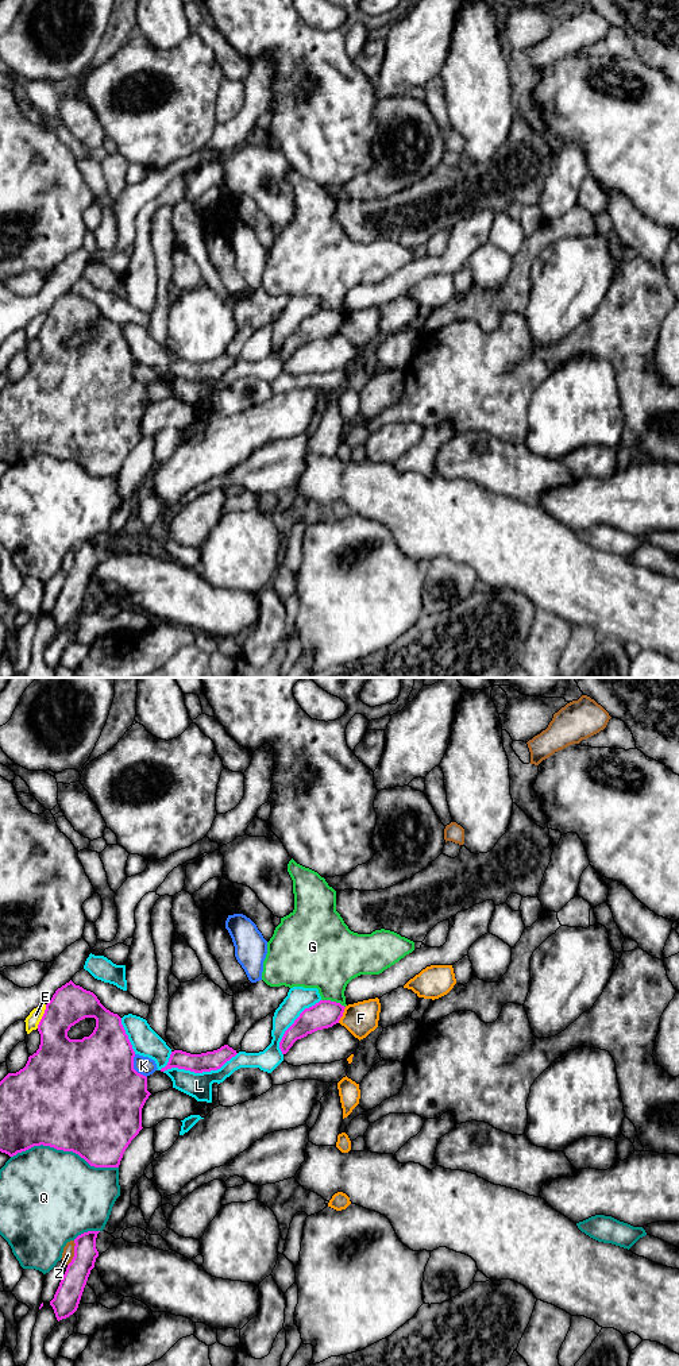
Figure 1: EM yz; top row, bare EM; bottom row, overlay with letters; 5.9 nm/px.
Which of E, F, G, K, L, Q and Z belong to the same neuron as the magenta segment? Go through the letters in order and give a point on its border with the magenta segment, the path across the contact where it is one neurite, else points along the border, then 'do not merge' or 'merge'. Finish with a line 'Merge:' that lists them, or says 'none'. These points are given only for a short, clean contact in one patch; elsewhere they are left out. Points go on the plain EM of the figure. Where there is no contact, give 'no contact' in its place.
E: contact yz (42, 325); do not merge
F: contact yz (342, 324); border yz (346, 316), (338, 331); do not merge
G: contact yz (334, 311); border yz (321, 308), (339, 311), (344, 316); do not merge
K: contact yz (132, 377); do not merge
L: contact yz (199, 381); do not merge
Q: contact yz (65, 459); do not merge
Z: contact yz (74, 562); do not merge
Merge: none

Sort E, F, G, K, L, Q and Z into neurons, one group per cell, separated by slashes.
E / F / G / K / L / Q / Z

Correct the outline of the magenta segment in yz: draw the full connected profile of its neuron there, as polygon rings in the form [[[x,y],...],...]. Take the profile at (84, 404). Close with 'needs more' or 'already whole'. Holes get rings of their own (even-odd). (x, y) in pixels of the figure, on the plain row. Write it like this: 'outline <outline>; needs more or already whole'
outline [[[70,289],[69,292],[58,297],[51,309],[46,313],[45,323],[38,333],[38,340],[40,343],[39,358],[28,366],[28,370],[23,378],[16,382],[8,382],[0,390],[0,460],[8,463],[9,466],[13,466],[18,462],[26,460],[34,455],[43,454],[54,456],[57,459],[73,460],[94,476],[119,476],[126,458],[143,437],[142,417],[151,404],[147,400],[147,386],[134,378],[135,360],[121,333],[121,327],[117,323],[107,319],[93,301],[86,300],[80,294],[76,294]],[[85,327],[96,328],[96,336],[93,342],[89,346],[84,346],[82,348],[70,348],[67,346],[67,340],[70,339],[70,336]]]; already whole

